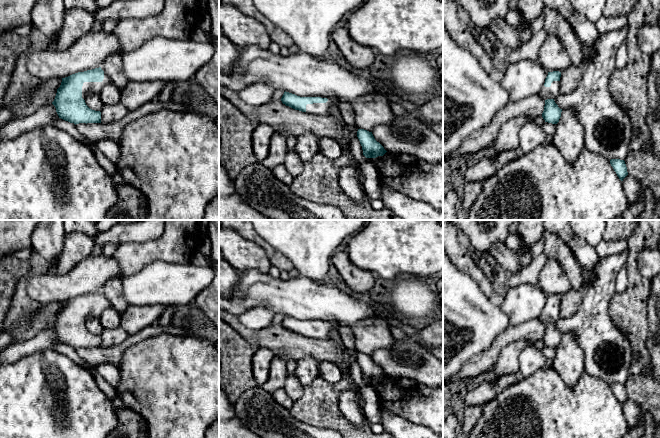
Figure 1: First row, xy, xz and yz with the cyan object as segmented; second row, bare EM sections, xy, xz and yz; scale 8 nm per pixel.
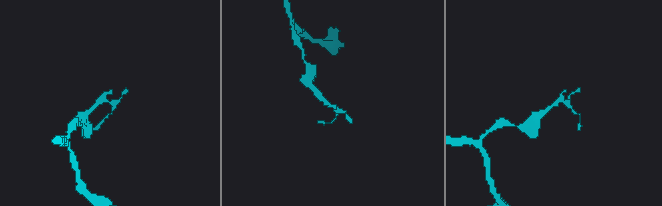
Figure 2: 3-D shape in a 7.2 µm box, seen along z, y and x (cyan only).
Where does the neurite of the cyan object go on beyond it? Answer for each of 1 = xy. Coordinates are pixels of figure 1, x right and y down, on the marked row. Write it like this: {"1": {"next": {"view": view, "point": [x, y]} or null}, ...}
{"1": {"next": {"view": "xy", "point": [88, 88]}}}

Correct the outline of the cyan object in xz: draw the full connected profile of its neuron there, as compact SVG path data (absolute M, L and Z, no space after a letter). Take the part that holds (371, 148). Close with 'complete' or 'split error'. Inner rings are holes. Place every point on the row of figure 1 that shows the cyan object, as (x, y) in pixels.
M358 129L357 137L362 146L363 155L366 158L376 158L378 156L383 156L387 152L384 147L375 140L372 132Z; complete

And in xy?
M95 68L62 78L52 104L59 118L70 123L101 123L101 112L90 109L85 99L91 94L99 94L102 87L111 82L101 69Z; split error

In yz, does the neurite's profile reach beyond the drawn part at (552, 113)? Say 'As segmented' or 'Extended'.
Extended

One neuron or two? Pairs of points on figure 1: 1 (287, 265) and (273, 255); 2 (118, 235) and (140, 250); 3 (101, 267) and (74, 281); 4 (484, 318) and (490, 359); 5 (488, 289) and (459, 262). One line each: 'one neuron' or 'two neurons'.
1: one neuron
2: two neurons
3: one neuron
4: two neurons
5: one neuron

